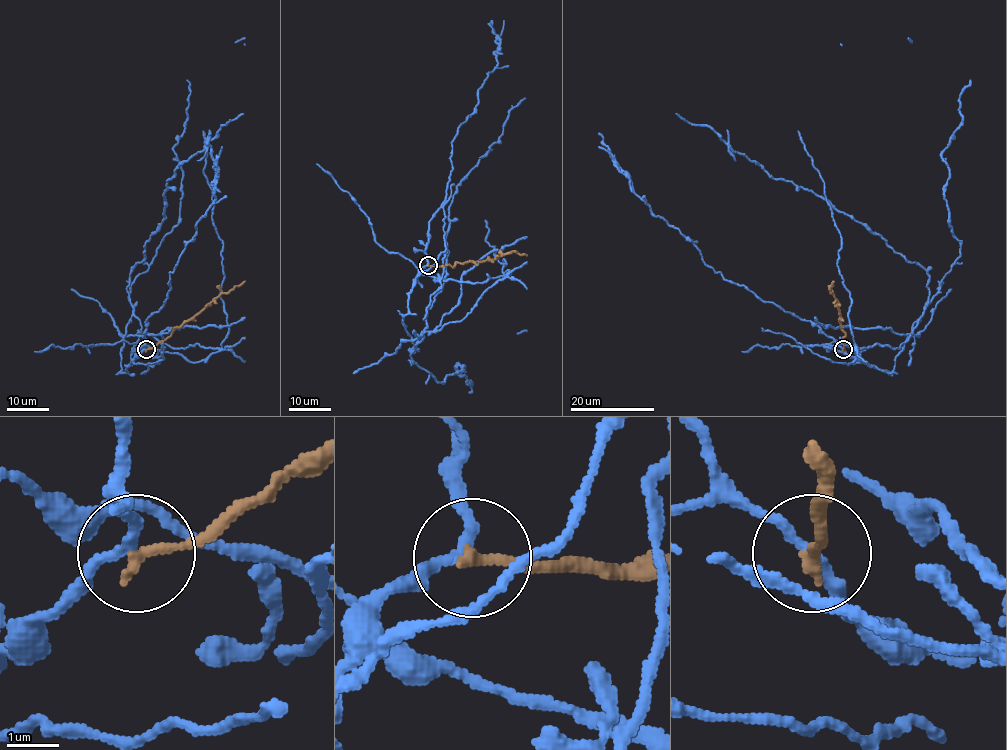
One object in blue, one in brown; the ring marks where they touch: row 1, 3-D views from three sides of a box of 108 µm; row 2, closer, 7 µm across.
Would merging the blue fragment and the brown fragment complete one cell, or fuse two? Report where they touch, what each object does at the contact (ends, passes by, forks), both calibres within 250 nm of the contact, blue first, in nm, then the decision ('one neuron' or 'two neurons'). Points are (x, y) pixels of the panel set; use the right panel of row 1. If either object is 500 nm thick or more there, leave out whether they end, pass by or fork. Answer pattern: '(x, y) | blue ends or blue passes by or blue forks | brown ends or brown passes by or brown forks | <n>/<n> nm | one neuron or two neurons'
(843, 349) | blue passes by | brown ends | 190/240 nm | two neurons

